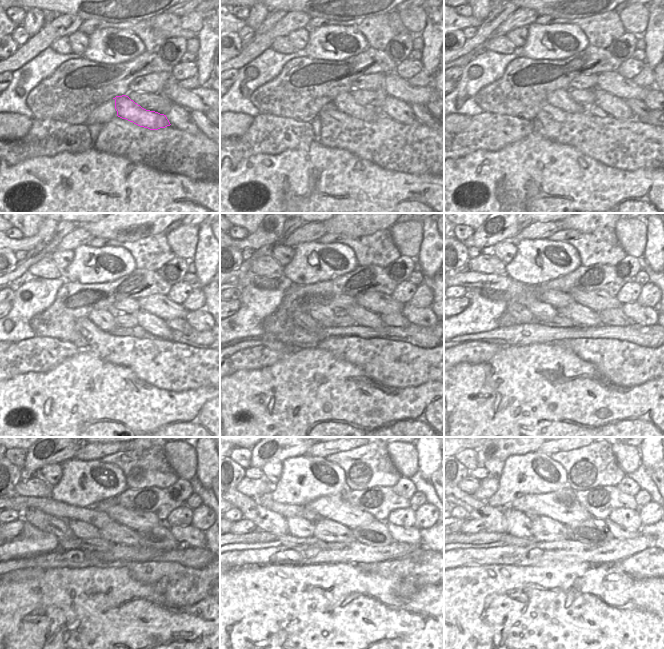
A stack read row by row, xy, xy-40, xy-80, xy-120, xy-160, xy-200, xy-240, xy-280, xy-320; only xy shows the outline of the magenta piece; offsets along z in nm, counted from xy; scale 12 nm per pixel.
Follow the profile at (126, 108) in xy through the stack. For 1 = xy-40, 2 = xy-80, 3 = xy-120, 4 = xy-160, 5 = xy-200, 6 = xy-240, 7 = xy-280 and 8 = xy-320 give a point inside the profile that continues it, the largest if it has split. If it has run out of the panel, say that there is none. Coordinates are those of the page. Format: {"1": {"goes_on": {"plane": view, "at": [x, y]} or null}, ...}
{"1": {"goes_on": {"plane": "xy-40", "at": [344, 102]}}, "2": {"goes_on": {"plane": "xy-80", "at": [561, 98]}}, "3": {"goes_on": {"plane": "xy-120", "at": [103, 319]}}, "4": {"goes_on": {"plane": "xy-160", "at": [324, 315]}}, "5": {"goes_on": {"plane": "xy-200", "at": [542, 311]}}, "6": {"goes_on": {"plane": "xy-240", "at": [80, 529]}}, "7": {"goes_on": {"plane": "xy-280", "at": [302, 528]}}, "8": {"goes_on": {"plane": "xy-320", "at": [518, 524]}}}

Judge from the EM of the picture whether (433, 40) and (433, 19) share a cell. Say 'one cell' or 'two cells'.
one cell

